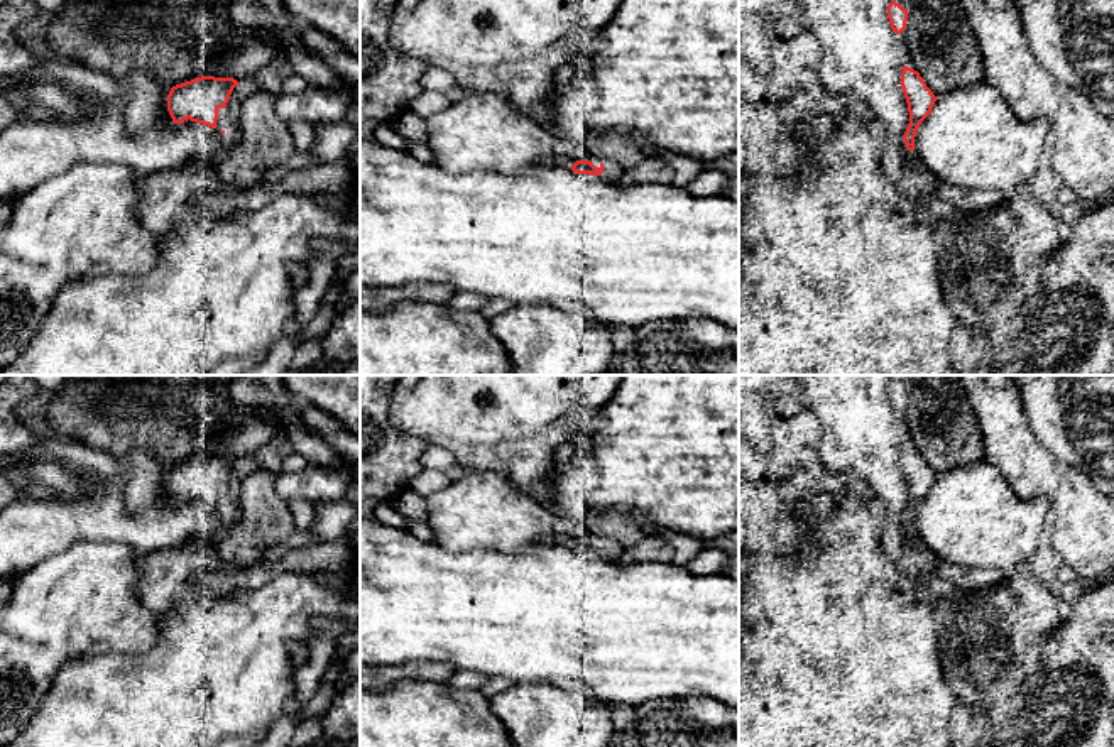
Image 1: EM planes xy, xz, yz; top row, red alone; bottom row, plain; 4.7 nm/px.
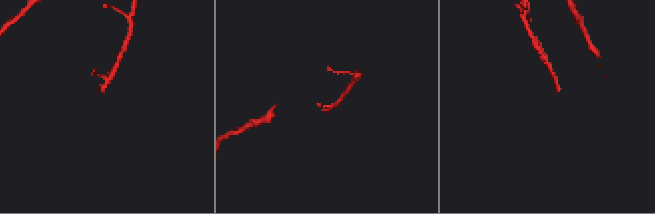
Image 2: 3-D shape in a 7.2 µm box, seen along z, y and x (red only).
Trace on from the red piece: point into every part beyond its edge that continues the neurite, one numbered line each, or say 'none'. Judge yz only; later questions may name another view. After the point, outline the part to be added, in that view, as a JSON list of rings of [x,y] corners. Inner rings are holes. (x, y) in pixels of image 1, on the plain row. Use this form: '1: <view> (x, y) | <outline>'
1: yz (917, 561) | [[[904,519],[901,534],[901,556],[894,566],[909,581],[913,597],[928,603],[952,597],[955,588],[937,571],[940,559],[926,548],[916,529],[906,527]]]

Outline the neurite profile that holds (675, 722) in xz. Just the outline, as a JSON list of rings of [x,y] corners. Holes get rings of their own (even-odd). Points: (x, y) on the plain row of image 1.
[[[703,693],[639,703],[636,718],[610,747],[739,747],[739,708]]]

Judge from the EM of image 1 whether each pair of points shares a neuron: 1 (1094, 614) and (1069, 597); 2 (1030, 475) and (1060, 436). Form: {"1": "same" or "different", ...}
{"1": "different", "2": "different"}

